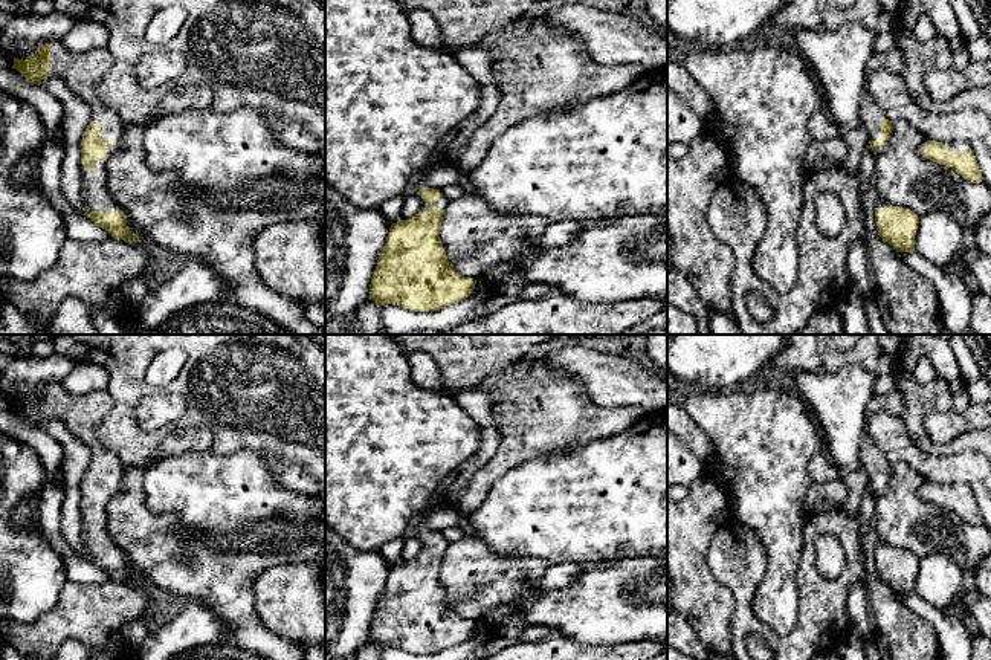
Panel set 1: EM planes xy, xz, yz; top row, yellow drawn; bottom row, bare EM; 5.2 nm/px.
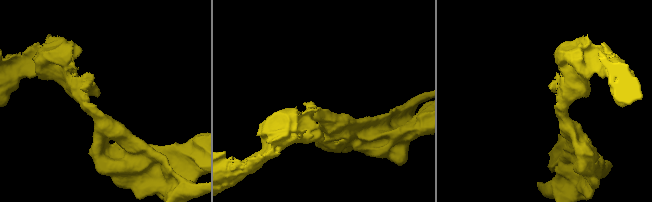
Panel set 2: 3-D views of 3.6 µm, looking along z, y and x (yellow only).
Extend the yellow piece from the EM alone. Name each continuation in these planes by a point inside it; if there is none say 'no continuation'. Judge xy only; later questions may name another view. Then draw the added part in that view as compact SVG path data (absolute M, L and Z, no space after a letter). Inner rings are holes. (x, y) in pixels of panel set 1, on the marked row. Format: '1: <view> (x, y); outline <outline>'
1: xy (81, 72); outline M63 41L50 43L50 75L61 78L69 89L82 99L92 113L90 121L99 125L96 134L113 138L113 145L105 145L108 156L119 147L124 124L116 110L105 107L96 92L99 81L116 66L108 47L70 52Z

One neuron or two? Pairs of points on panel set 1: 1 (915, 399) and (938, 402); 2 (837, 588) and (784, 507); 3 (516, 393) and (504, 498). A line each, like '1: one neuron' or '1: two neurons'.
1: one neuron
2: two neurons
3: two neurons

